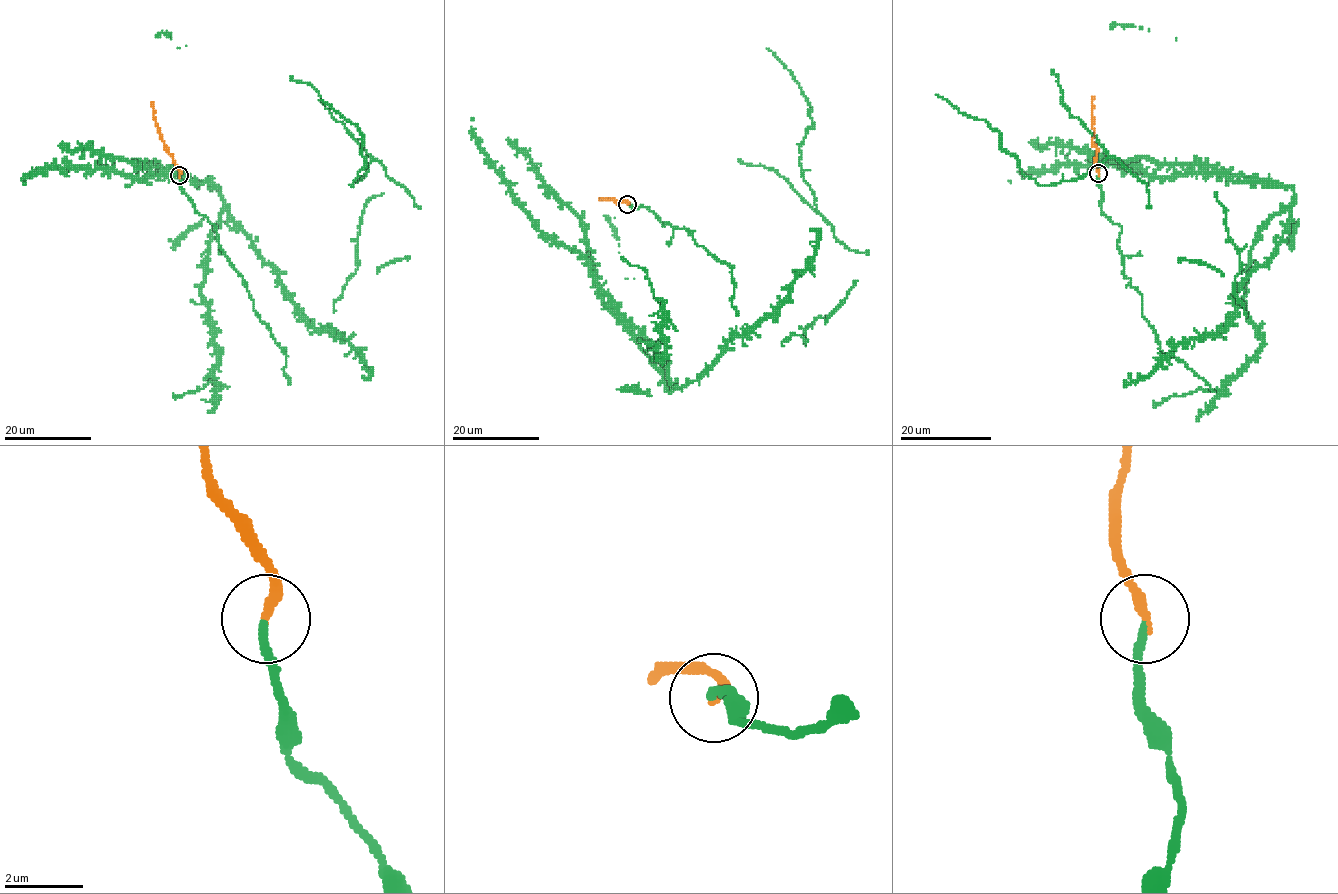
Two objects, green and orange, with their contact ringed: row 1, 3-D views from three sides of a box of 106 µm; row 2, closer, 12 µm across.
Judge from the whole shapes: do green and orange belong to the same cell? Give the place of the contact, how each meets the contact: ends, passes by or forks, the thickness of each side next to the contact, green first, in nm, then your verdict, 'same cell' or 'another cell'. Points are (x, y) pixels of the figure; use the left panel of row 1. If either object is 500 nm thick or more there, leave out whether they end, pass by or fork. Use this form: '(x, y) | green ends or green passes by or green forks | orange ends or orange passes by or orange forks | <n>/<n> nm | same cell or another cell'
(179, 175) | green ends | orange ends | 200/280 nm | same cell

